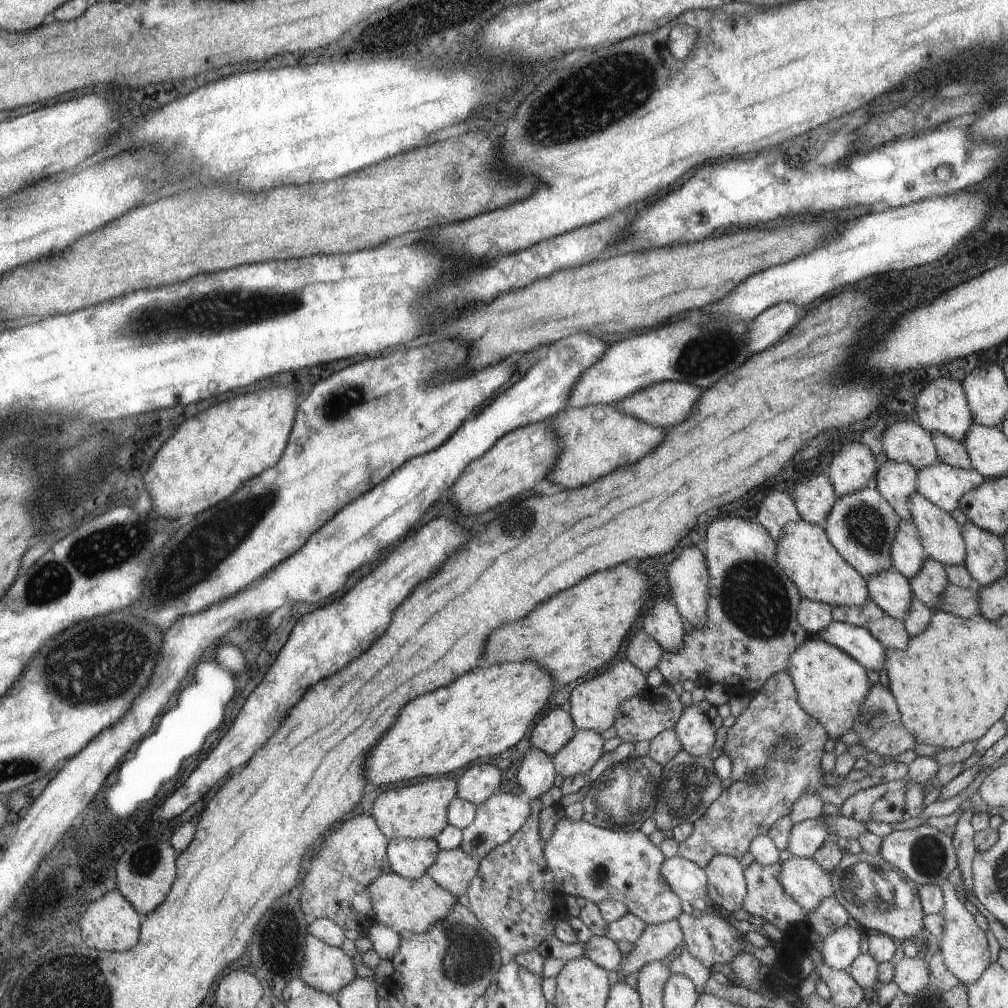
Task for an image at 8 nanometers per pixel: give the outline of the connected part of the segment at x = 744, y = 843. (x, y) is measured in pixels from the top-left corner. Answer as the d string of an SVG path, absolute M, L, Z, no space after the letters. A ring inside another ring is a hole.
M785 670L771 675L755 693L750 695L747 707L726 731L722 752L732 762L732 769L728 776L730 778L729 787L723 789L705 809L705 812L695 822L692 822L691 834L683 842L678 843L677 855L704 870L709 860L718 854L729 855L739 860L744 852L749 851L751 842L757 836L765 835L779 817L789 814L791 805L803 793L817 793L820 798L824 798L826 802L838 807L850 794L858 790L903 779L907 776L907 764L891 761L890 763L885 762L884 766L868 770L868 774L860 781L849 782L842 778L834 787L825 788L825 785L821 784L819 760L823 754L823 742L827 740L827 735L822 723L815 720L815 717L808 714L798 703L797 690L794 688L790 673ZM759 767L766 768L765 777L759 783L749 784L747 782L748 774Z

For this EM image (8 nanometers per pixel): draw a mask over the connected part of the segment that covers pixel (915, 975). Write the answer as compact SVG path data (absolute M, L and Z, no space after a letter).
M922 953L914 957L903 956L895 962L892 981L898 990L906 995L914 995L929 984L928 963L923 959Z

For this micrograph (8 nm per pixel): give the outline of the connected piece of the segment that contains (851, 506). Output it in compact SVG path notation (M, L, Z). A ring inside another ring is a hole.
M870 485L838 496L824 518L822 527L843 560L868 579L871 575L892 568L890 546L894 542L899 520L882 493Z

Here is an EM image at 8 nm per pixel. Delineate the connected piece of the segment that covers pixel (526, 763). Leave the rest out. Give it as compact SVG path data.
M531 746L517 769L517 782L526 798L537 799L553 786L552 757Z

